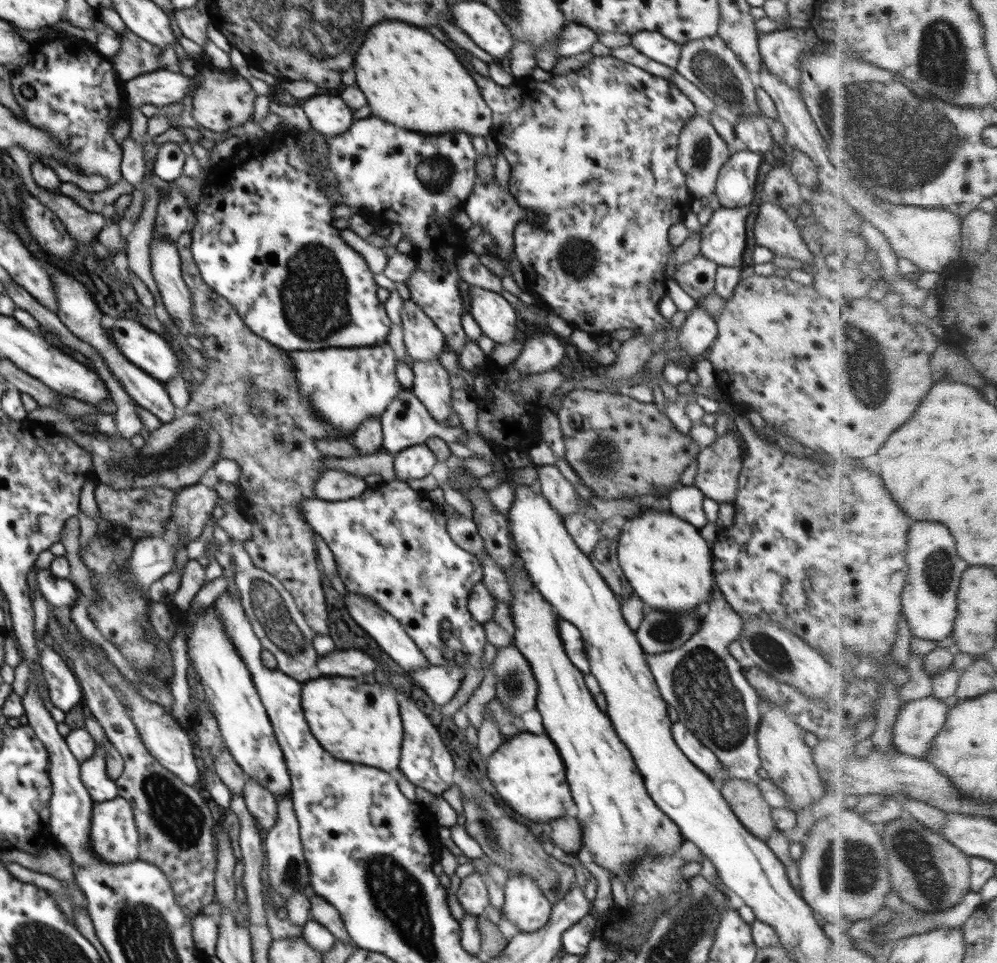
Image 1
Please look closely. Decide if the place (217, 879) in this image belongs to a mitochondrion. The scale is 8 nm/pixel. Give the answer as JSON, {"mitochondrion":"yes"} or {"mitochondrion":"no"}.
{"mitochondrion":"no"}

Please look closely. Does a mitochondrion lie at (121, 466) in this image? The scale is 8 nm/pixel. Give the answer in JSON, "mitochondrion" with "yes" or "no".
{"mitochondrion":"yes"}

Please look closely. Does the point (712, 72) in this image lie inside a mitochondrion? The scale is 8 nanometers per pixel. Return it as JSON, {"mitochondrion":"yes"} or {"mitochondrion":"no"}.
{"mitochondrion":"yes"}

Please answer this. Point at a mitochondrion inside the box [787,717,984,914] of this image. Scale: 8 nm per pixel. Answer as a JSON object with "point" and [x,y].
{"point":[912,847]}

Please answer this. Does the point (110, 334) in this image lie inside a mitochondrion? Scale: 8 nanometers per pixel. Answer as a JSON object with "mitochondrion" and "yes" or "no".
{"mitochondrion":"no"}

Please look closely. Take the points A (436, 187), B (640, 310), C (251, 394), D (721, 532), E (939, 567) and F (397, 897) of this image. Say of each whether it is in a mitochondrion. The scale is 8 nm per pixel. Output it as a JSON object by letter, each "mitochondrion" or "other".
{"A":"other","B":"other","C":"mitochondrion","D":"other","E":"mitochondrion","F":"mitochondrion"}

